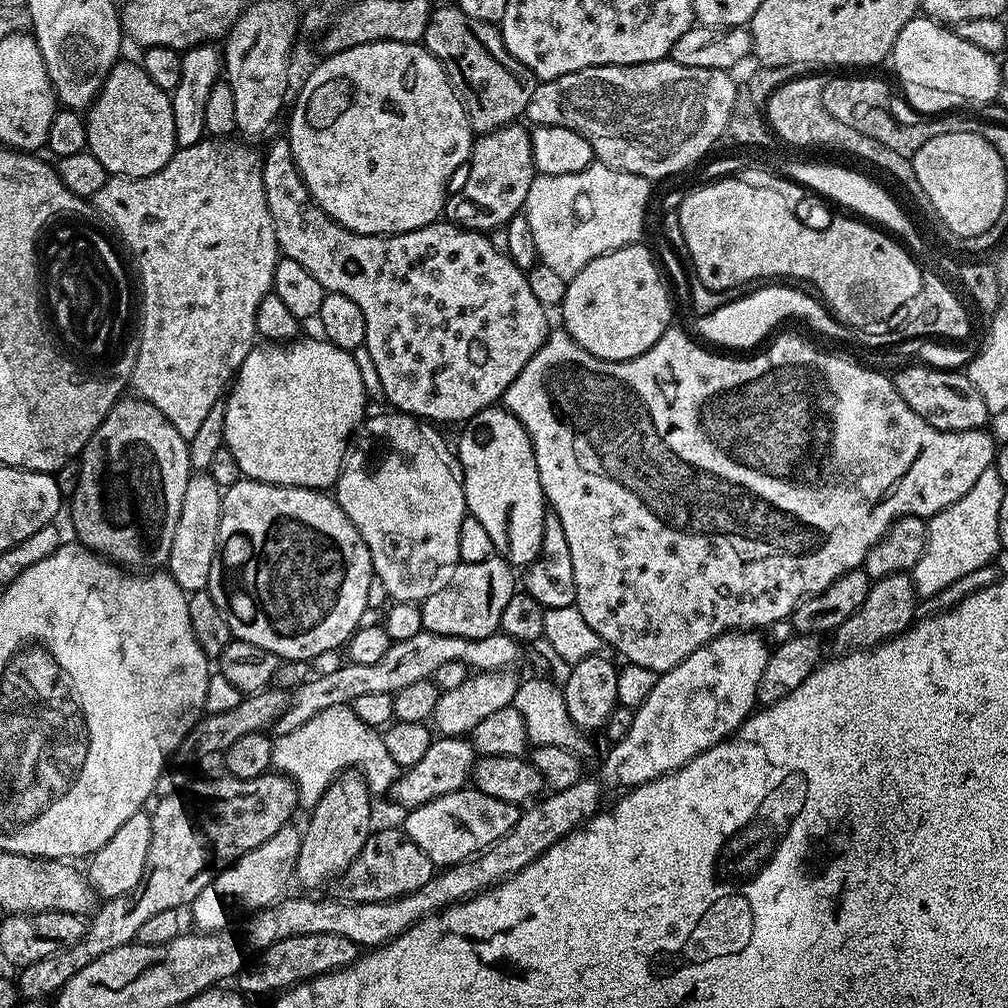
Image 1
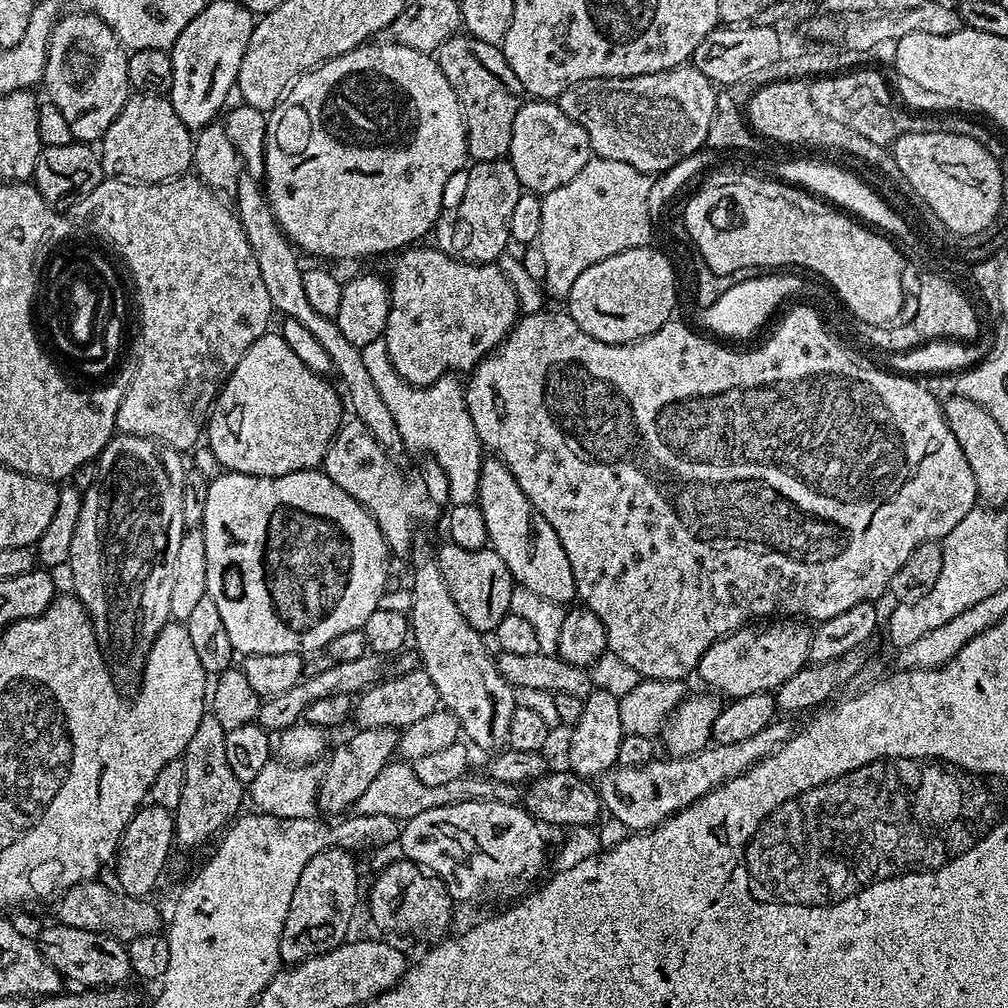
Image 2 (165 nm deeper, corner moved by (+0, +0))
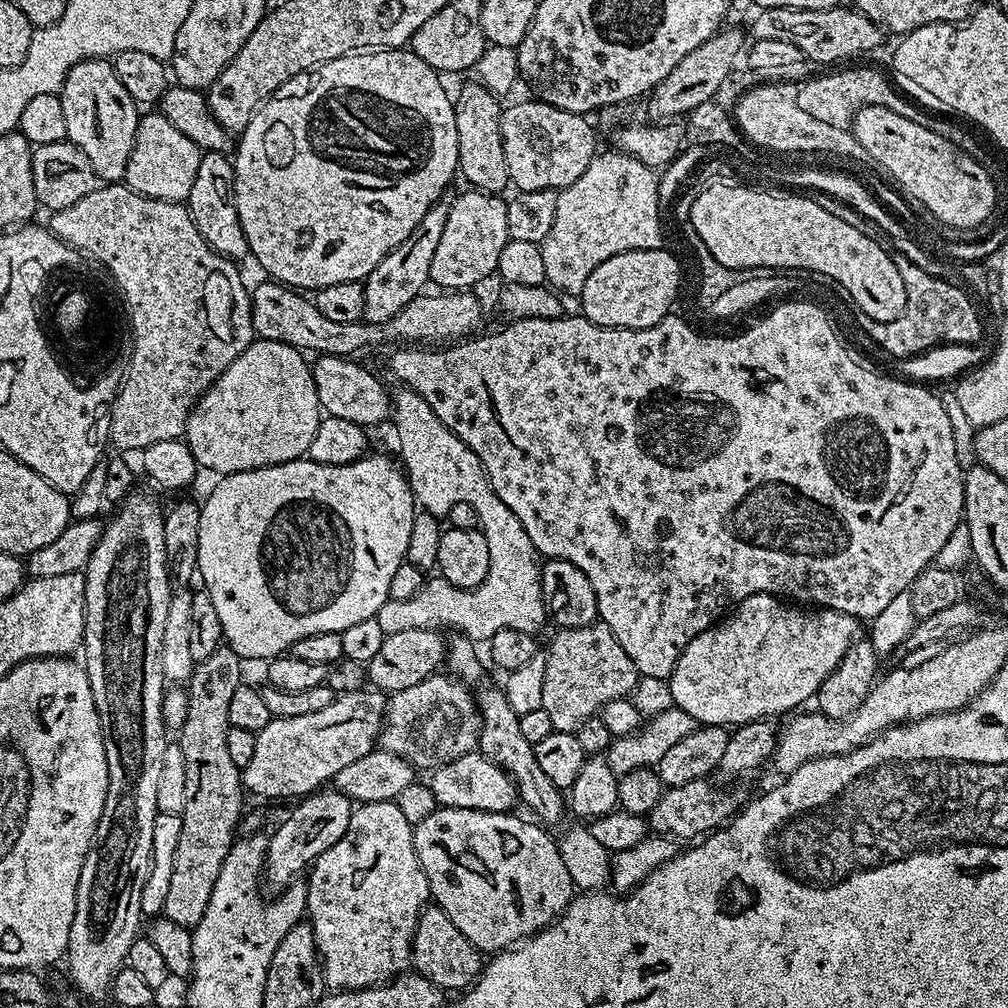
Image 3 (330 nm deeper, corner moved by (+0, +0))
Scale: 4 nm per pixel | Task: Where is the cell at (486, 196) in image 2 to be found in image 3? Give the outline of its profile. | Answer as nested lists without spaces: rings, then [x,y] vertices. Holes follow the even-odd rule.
[[[464,191],[468,192],[452,200],[442,239],[438,241],[434,259],[430,262],[428,279],[440,290],[475,289],[475,284],[482,283],[497,271],[502,248],[509,240],[506,226],[508,200],[491,192]]]

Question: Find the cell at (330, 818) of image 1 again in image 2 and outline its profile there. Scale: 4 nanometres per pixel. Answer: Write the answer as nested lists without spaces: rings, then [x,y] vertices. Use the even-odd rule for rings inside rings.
[[[343,846],[327,848],[322,854],[314,854],[310,862],[298,877],[298,886],[294,886],[294,895],[290,897],[290,910],[286,910],[286,922],[282,926],[280,939],[280,959],[285,965],[299,964],[309,956],[317,956],[320,952],[329,952],[349,939],[348,927],[352,924],[352,915],[356,912],[356,903],[361,903],[360,872],[356,869],[353,853]]]

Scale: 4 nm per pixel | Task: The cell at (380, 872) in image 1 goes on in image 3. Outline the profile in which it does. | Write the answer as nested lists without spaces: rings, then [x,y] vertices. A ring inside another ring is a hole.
[[[428,906],[421,912],[420,921],[416,923],[416,933],[412,939],[411,967],[430,978],[430,982],[434,982],[434,986],[441,990],[467,990],[480,976],[482,953],[469,942],[466,934],[462,934],[462,930],[458,930],[458,926],[454,926],[454,922],[450,922],[450,918],[446,918],[442,909]]]

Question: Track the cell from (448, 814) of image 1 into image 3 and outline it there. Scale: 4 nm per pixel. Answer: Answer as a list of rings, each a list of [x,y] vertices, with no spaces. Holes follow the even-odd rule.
[[[438,806],[430,818],[422,818],[412,829],[414,838],[414,850],[418,854],[418,862],[422,862],[422,870],[428,879],[428,890],[435,907],[442,909],[446,918],[466,934],[466,938],[475,948],[479,948],[481,953],[495,954],[503,952],[505,948],[511,948],[520,943],[521,940],[528,939],[529,936],[539,932],[540,929],[548,927],[557,916],[564,914],[565,908],[572,901],[574,889],[572,879],[566,870],[566,862],[562,862],[559,843],[547,836],[545,829],[539,823],[531,819],[523,820],[520,816],[512,816],[511,811],[507,812],[483,812],[482,810],[466,810],[465,808],[446,808]]]

